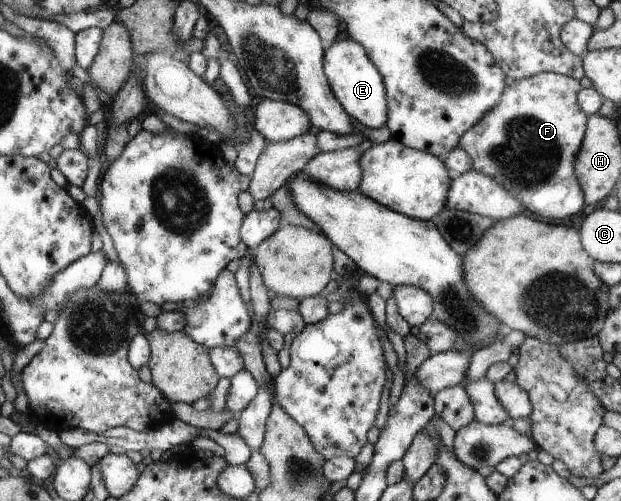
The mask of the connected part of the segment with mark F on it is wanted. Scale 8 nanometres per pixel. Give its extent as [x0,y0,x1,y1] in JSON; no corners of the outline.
[458,72,589,221]

